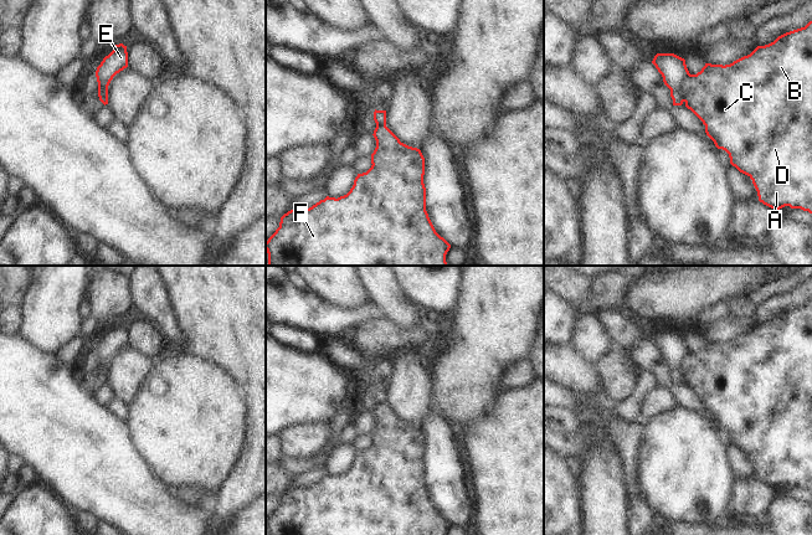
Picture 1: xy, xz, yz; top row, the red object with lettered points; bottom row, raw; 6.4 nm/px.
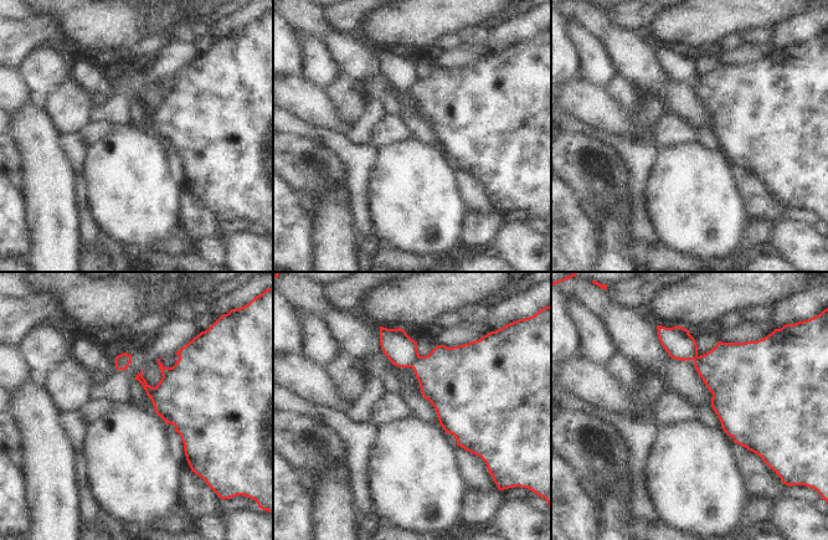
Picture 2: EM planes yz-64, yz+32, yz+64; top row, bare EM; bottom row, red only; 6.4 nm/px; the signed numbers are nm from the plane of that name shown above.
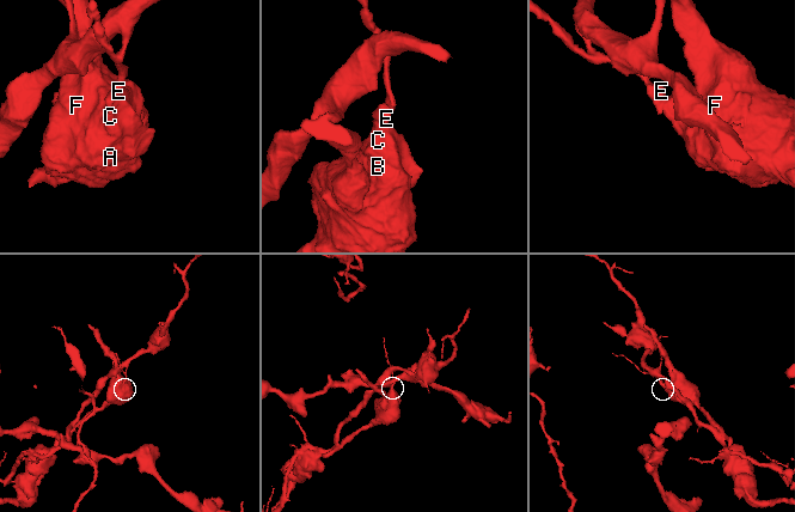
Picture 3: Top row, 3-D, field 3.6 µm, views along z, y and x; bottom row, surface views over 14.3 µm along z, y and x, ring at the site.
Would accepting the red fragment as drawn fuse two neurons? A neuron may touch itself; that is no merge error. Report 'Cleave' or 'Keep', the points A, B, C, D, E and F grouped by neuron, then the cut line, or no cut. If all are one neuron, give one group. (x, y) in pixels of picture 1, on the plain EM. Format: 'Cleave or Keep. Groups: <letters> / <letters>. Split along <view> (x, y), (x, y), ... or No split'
Cleave. Groups: A B C D F / E. Split along yz (689, 351), (681, 365), (683, 379).

